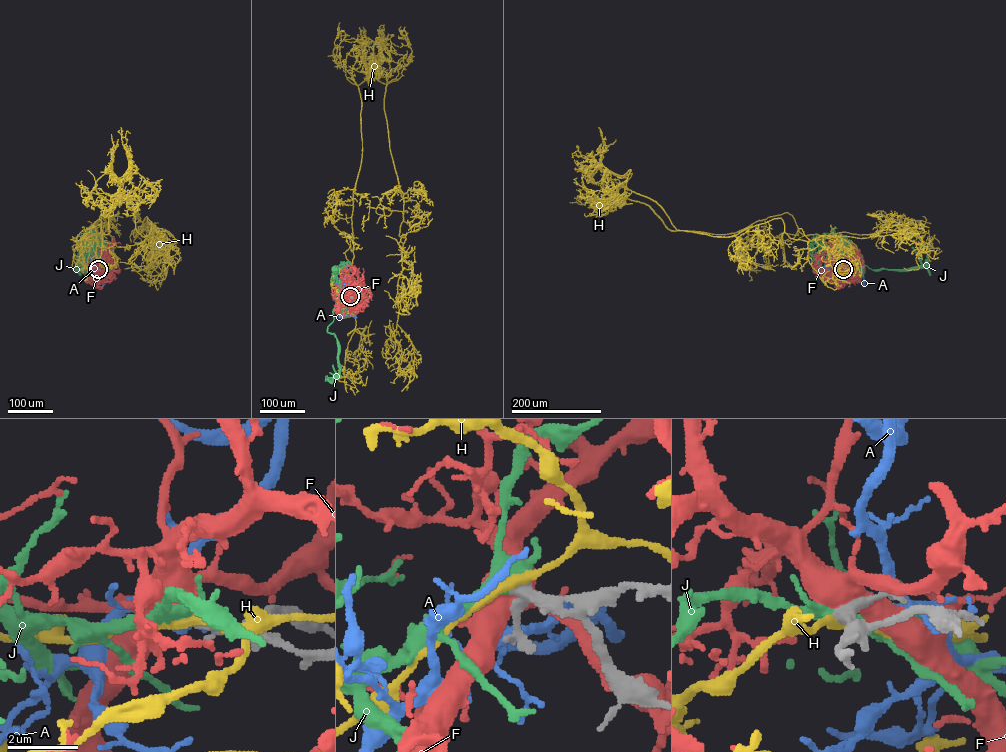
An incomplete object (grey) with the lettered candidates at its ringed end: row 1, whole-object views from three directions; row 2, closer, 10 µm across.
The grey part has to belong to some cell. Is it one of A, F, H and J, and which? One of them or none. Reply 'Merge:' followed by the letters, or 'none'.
Merge: J

